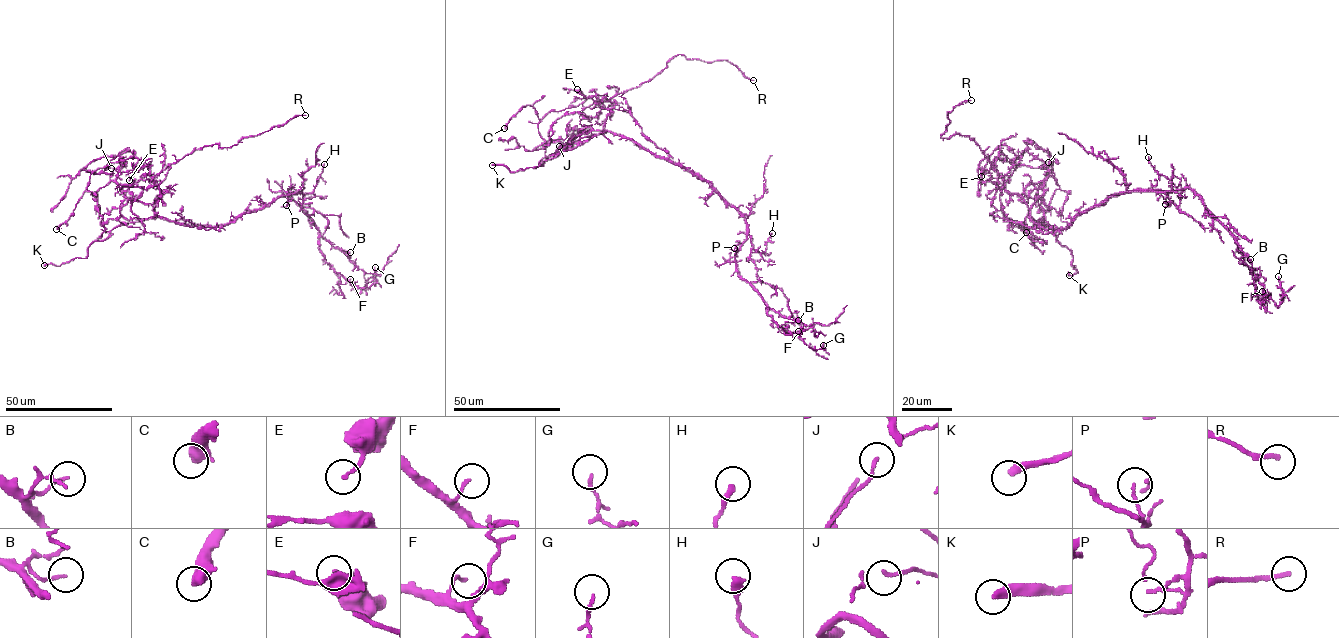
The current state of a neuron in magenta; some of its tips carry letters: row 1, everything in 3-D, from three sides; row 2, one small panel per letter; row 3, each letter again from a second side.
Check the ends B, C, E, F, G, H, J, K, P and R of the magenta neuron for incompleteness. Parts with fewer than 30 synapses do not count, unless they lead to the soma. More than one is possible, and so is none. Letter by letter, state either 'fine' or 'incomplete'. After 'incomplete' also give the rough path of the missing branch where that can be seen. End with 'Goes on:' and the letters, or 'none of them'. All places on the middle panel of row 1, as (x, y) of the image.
B: fine
C: fine
E: fine
F: fine
G: fine
H: fine
J: fine
K: incomplete | (492, 165), (461, 165), (452, 171)
P: fine
R: fine
Goes on: K

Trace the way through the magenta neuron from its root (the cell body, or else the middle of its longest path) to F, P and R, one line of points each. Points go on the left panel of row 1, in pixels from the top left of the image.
F: (227, 223), (280, 196), (299, 193), (287, 191), (318, 229), (324, 260), (350, 279)
P: (227, 223), (268, 206), (280, 196), (299, 193), (293, 193), (286, 205)
R: (227, 223), (187, 226), (160, 217), (154, 207), (161, 192), (152, 179), (195, 150), (232, 146), (305, 115)

